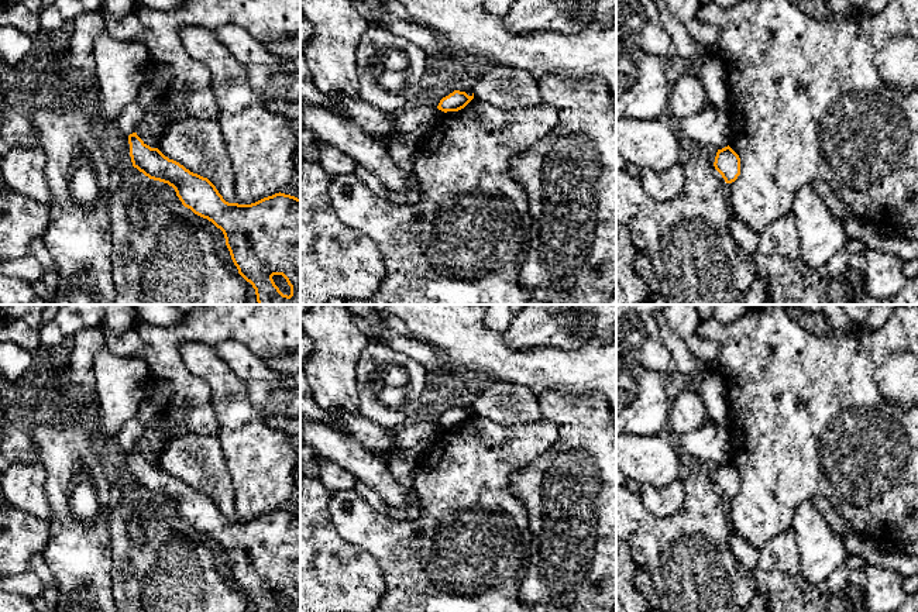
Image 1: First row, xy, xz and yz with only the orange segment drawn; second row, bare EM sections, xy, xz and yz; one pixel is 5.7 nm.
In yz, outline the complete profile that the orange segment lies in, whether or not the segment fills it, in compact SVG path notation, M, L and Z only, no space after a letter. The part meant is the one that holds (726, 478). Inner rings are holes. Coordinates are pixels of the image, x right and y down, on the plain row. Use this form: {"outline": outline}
{"outline": "M729 461L718 465L714 482L726 499L735 498L740 491L740 474Z"}

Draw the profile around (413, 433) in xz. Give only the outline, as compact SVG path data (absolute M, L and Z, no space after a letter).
M410 422L405 427L395 432L395 446L396 448L410 448L417 446L424 440L432 440L436 437L439 430L437 423L420 423L420 422Z

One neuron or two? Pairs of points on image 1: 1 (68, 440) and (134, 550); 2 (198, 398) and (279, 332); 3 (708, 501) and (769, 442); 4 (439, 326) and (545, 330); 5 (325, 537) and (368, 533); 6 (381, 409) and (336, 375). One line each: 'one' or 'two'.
1: two
2: one
3: two
4: two
5: two
6: two

